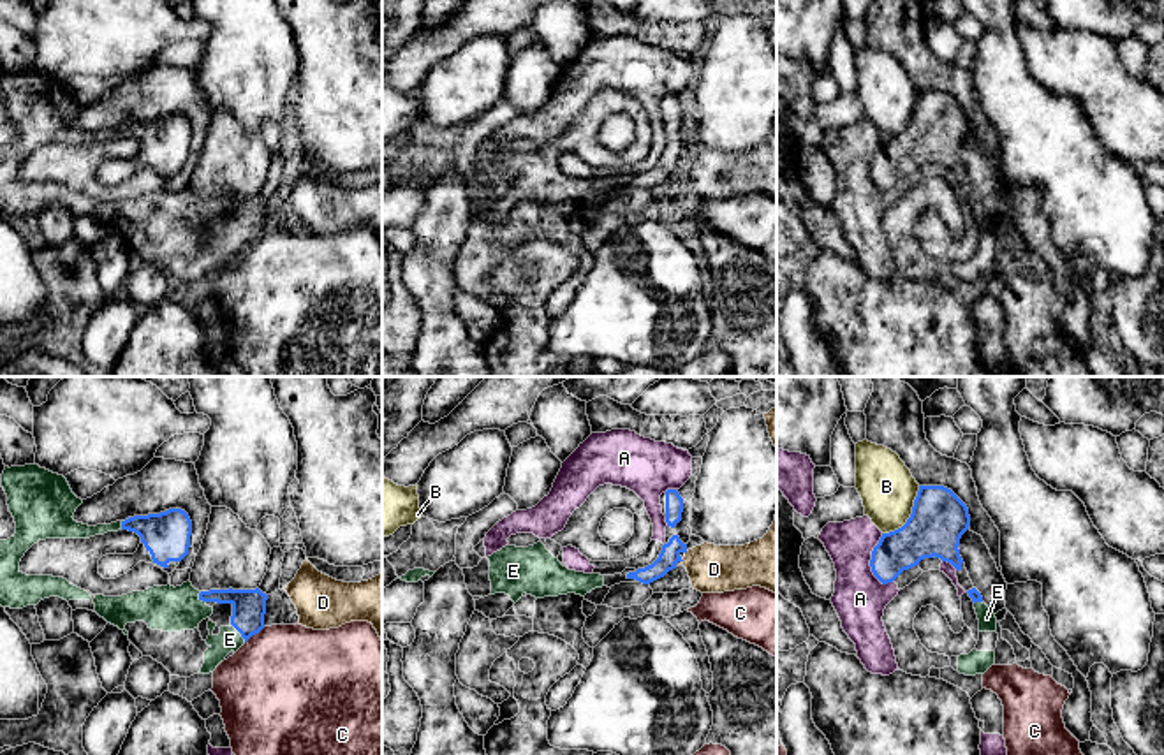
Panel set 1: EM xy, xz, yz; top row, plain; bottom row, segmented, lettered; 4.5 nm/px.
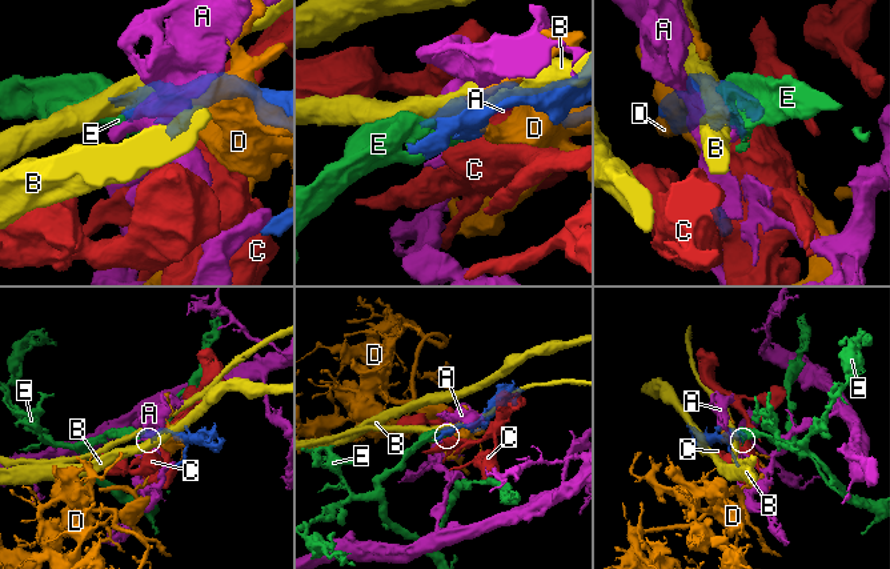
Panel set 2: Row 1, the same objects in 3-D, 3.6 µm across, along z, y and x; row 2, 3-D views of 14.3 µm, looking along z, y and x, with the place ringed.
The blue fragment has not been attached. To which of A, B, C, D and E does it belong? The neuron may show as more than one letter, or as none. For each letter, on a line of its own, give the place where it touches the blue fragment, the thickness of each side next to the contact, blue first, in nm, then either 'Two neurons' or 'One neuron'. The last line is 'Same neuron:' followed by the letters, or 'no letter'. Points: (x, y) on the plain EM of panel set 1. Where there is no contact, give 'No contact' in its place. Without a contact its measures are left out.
A: Touches blue at yz (870, 166). Thickness 190 nm (blue) against 240 nm. Two neurons
B: Touches blue at yz (911, 122). Thickness 260 nm (blue) against 260 nm. Two neurons
C: Touches blue at xy (254, 240). Thickness 160 nm (blue) against 500 nm. Two neurons
D: No contact. Two neurons
E: Touches blue at xy (240, 238). Thickness 160 nm (blue) against 110 nm. One neuron
Same neuron: E

